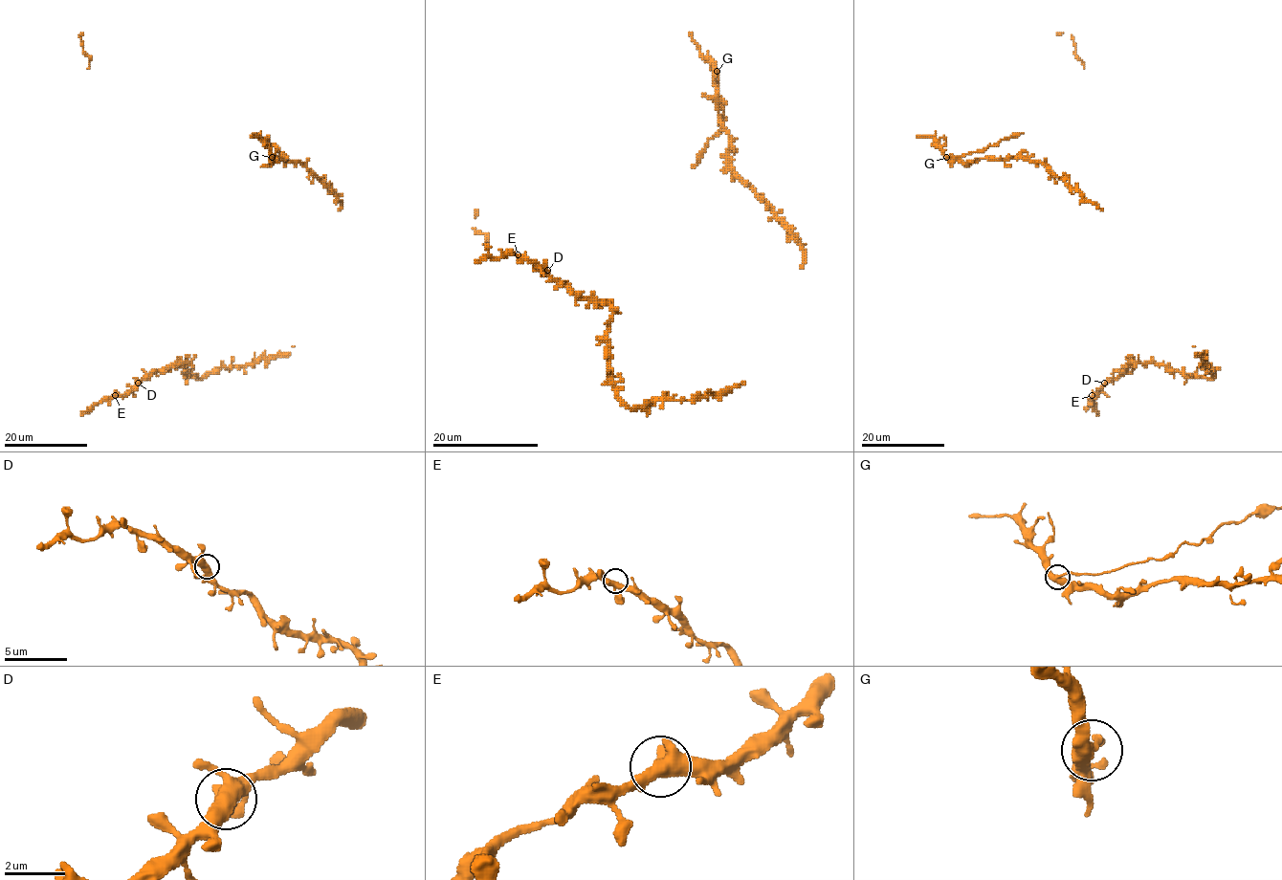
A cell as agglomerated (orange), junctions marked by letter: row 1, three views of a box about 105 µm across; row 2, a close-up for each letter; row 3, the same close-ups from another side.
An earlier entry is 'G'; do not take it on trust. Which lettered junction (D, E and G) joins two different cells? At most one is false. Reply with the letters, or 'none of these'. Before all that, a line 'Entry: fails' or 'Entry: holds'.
Entry: holds
G

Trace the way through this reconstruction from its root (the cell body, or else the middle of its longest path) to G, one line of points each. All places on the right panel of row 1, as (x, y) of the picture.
G: (1102, 209), (1098, 205), (1089, 203), (1041, 163), (1022, 158), (984, 158), (961, 163), (946, 157)

